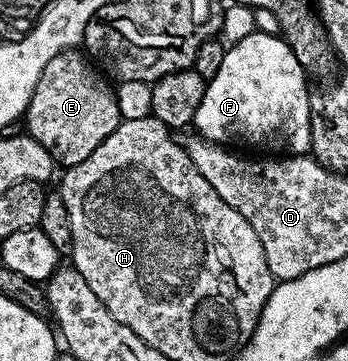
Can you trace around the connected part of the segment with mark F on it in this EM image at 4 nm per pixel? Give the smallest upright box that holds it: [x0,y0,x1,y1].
[194,30,312,155]

